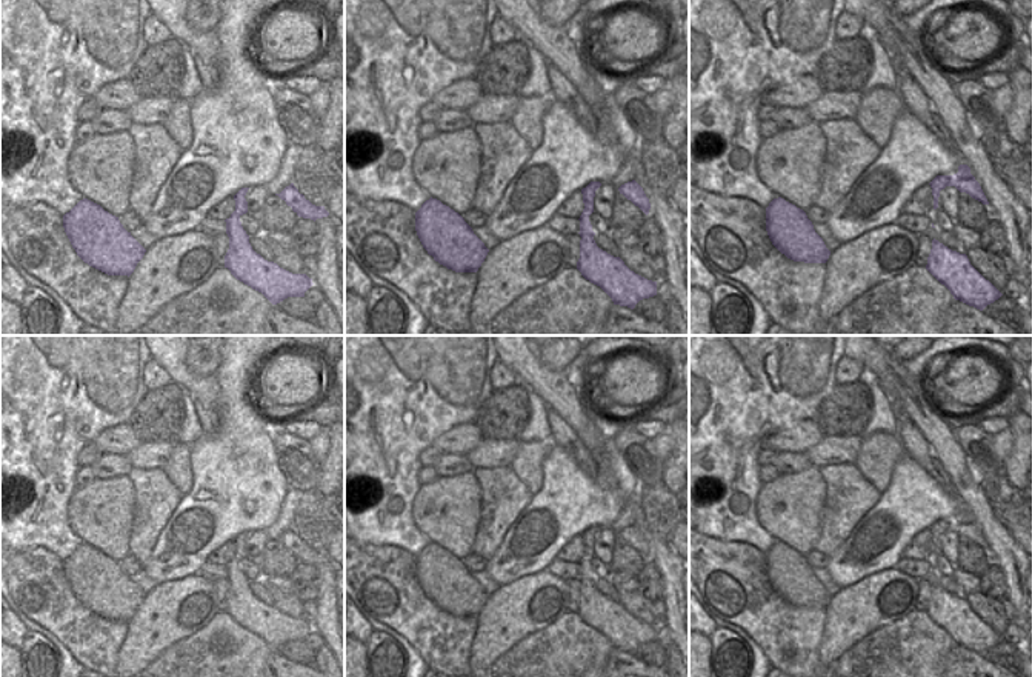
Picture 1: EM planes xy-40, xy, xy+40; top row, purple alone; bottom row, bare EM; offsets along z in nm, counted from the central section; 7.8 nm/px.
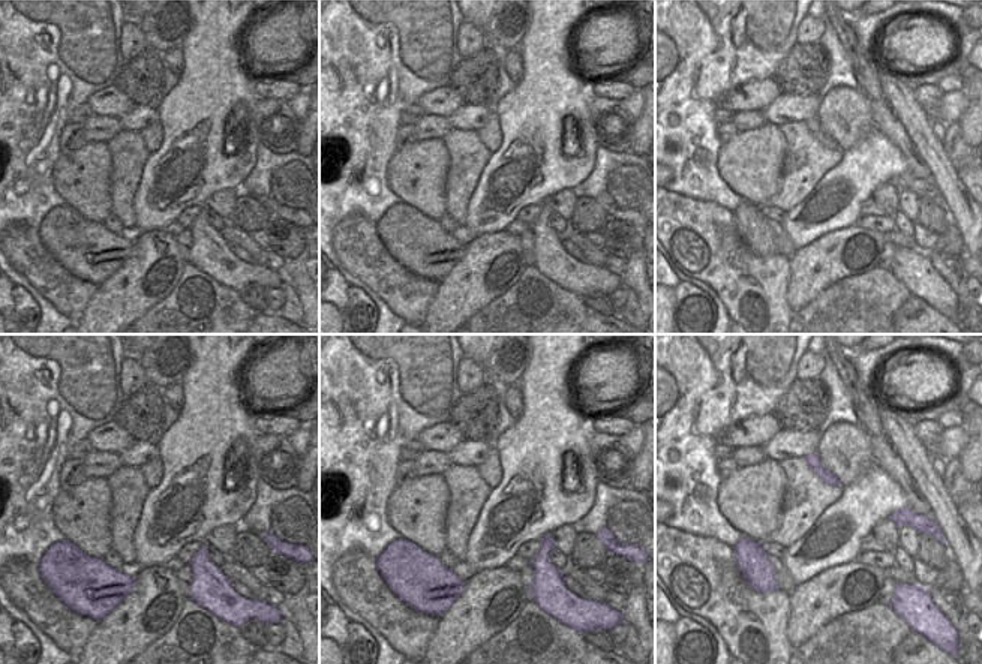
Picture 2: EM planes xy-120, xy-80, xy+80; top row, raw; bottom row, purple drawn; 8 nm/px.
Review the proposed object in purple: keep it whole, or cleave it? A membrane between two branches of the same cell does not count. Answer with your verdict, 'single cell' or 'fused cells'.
fused cells

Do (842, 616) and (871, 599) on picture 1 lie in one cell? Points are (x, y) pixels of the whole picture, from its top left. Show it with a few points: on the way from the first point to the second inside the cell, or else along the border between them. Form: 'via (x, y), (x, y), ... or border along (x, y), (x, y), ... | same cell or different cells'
via (849, 616), (863, 606) | same cell

